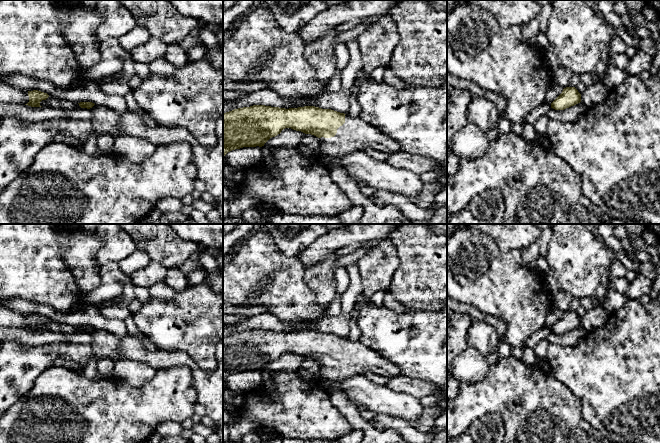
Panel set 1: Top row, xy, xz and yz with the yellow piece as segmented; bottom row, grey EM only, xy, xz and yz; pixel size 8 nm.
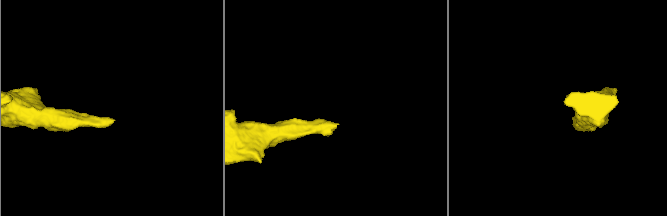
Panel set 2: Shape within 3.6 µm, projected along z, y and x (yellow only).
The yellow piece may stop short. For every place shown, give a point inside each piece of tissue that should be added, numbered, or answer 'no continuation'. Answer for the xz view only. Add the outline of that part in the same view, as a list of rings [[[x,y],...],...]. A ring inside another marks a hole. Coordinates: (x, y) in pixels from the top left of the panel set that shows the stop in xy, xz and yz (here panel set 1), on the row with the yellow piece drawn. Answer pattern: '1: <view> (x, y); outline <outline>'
1: xz (355, 134); outline [[[348,114],[345,115],[345,123],[337,129],[337,133],[334,137],[321,137],[319,140],[322,146],[322,151],[325,154],[335,157],[343,156],[358,150],[365,151],[366,148],[373,148],[388,155],[402,151],[401,146],[397,141],[381,133],[369,123],[358,117],[351,117]]]

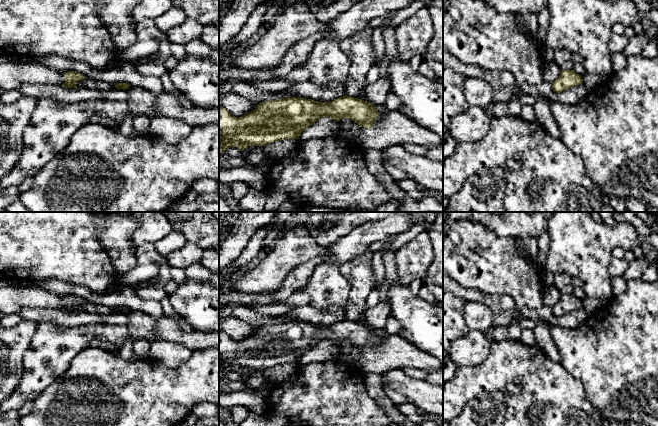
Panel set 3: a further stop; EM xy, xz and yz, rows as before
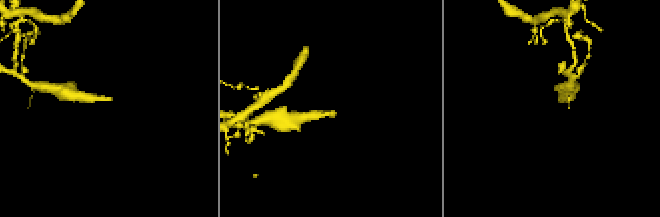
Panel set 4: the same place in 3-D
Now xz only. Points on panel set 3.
1: xz (390, 127); outline [[[390,110],[379,113],[370,129],[361,127],[358,143],[364,150],[382,150],[395,144],[422,145],[430,149],[443,144],[432,130],[416,124],[399,111]]]

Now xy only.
no continuation

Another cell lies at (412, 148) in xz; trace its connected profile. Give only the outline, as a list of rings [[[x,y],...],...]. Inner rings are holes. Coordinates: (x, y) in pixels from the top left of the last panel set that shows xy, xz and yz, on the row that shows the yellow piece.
[[[404,144],[404,149],[412,154],[426,156],[428,152],[428,148],[422,145],[415,145],[415,144]]]

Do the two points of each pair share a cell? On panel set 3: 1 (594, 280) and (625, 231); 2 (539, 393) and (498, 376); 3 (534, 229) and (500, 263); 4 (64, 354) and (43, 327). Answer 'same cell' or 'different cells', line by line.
1: same cell
2: same cell
3: different cells
4: same cell

